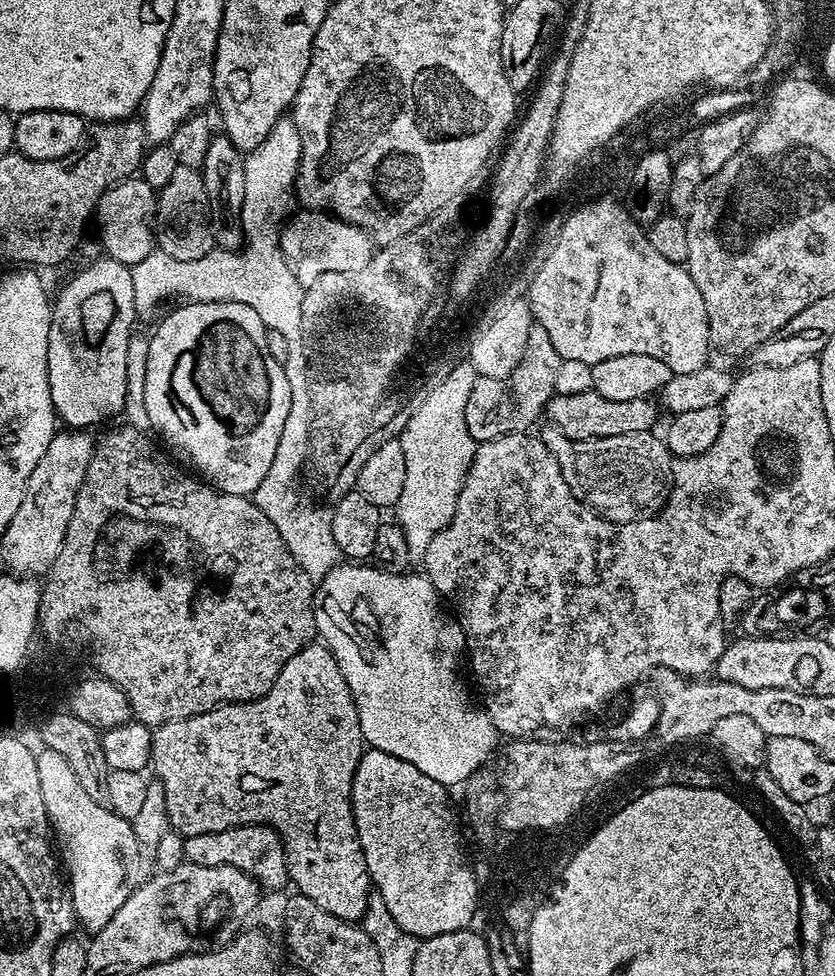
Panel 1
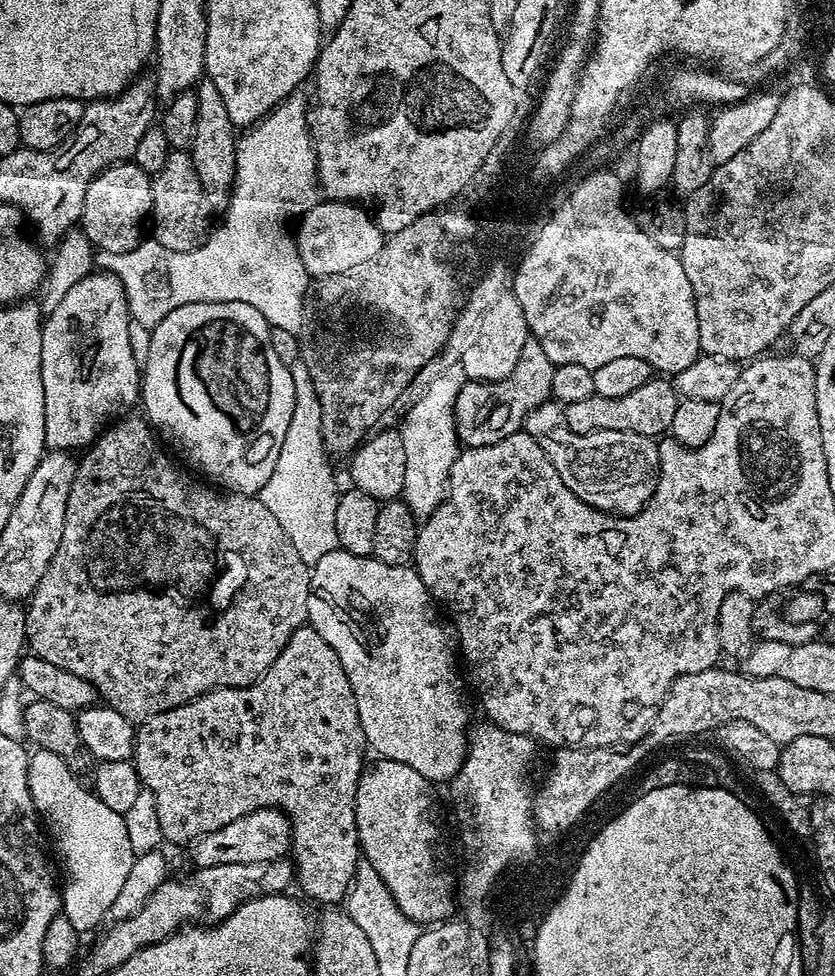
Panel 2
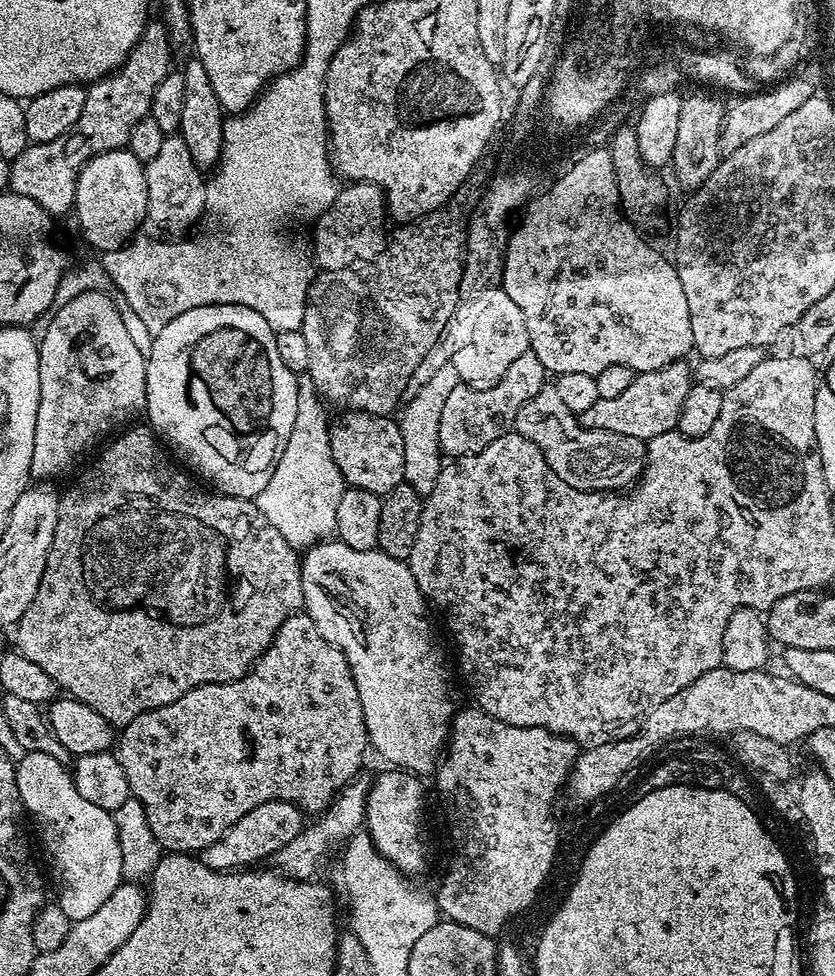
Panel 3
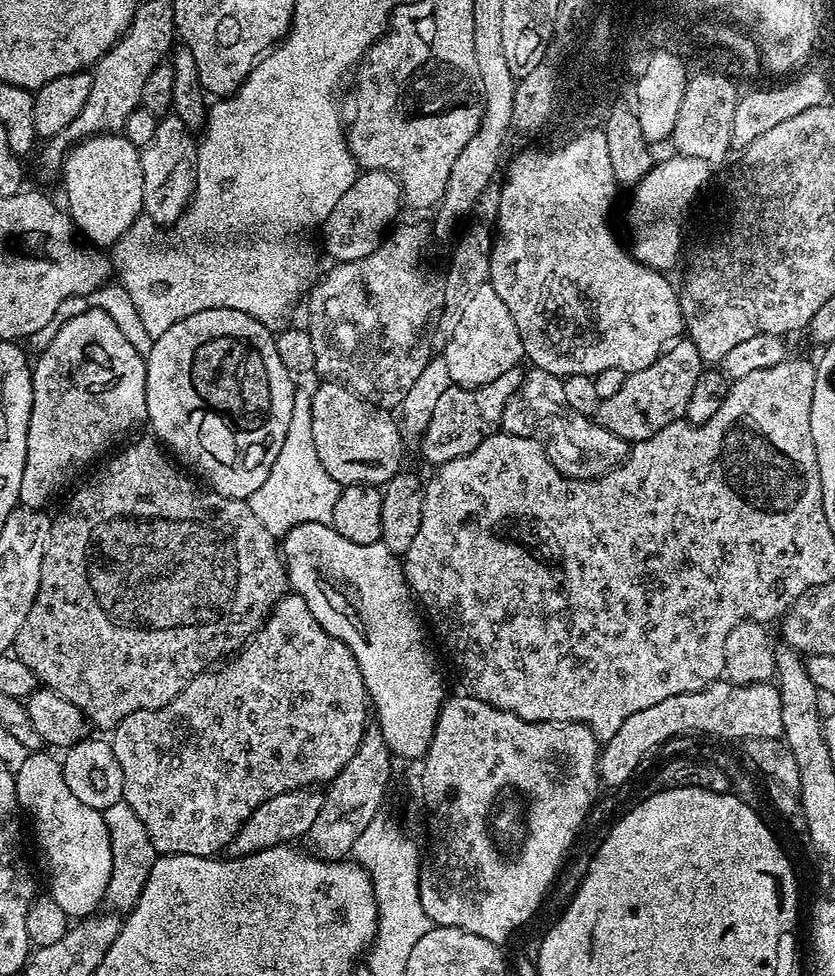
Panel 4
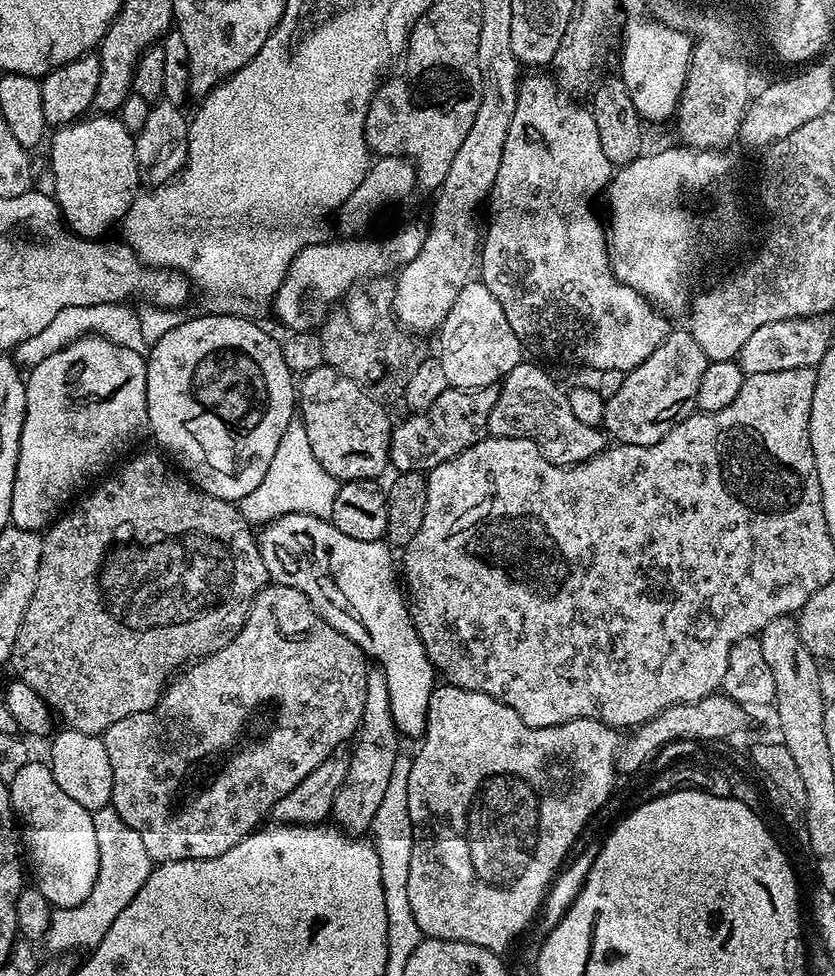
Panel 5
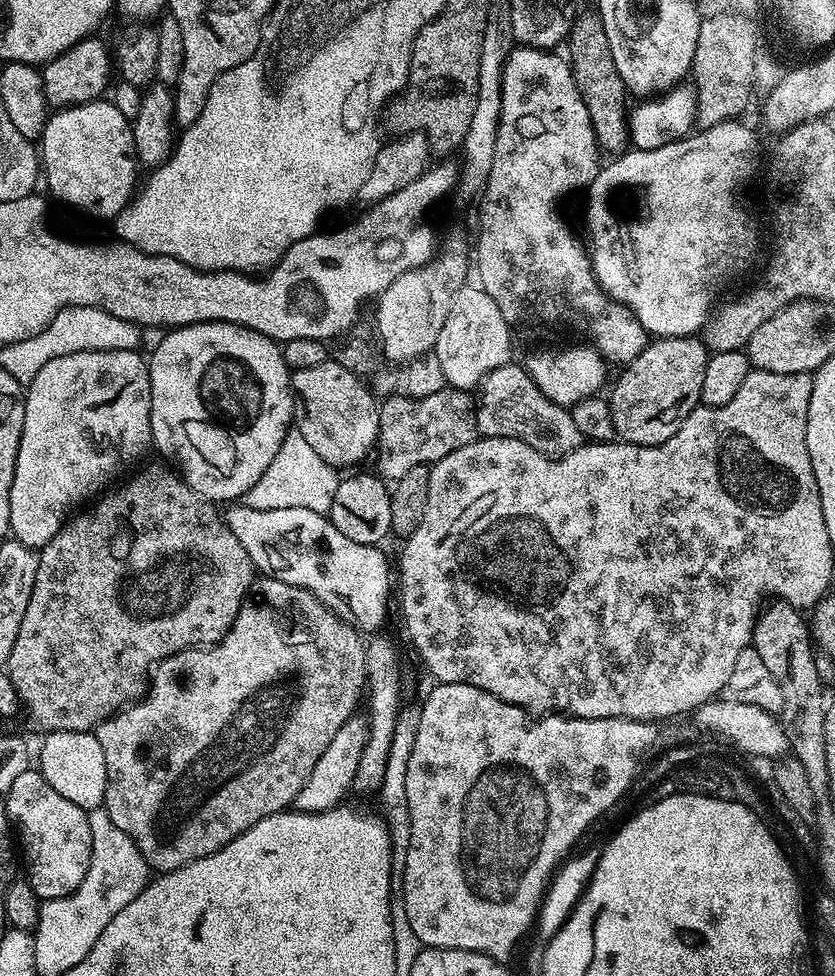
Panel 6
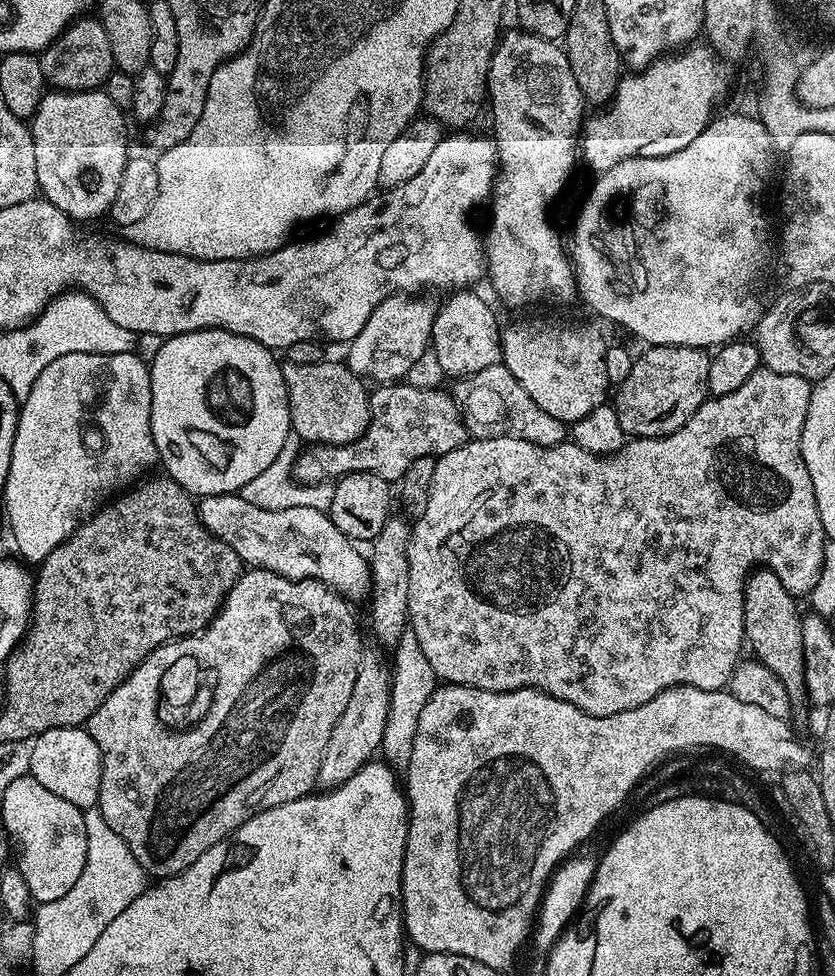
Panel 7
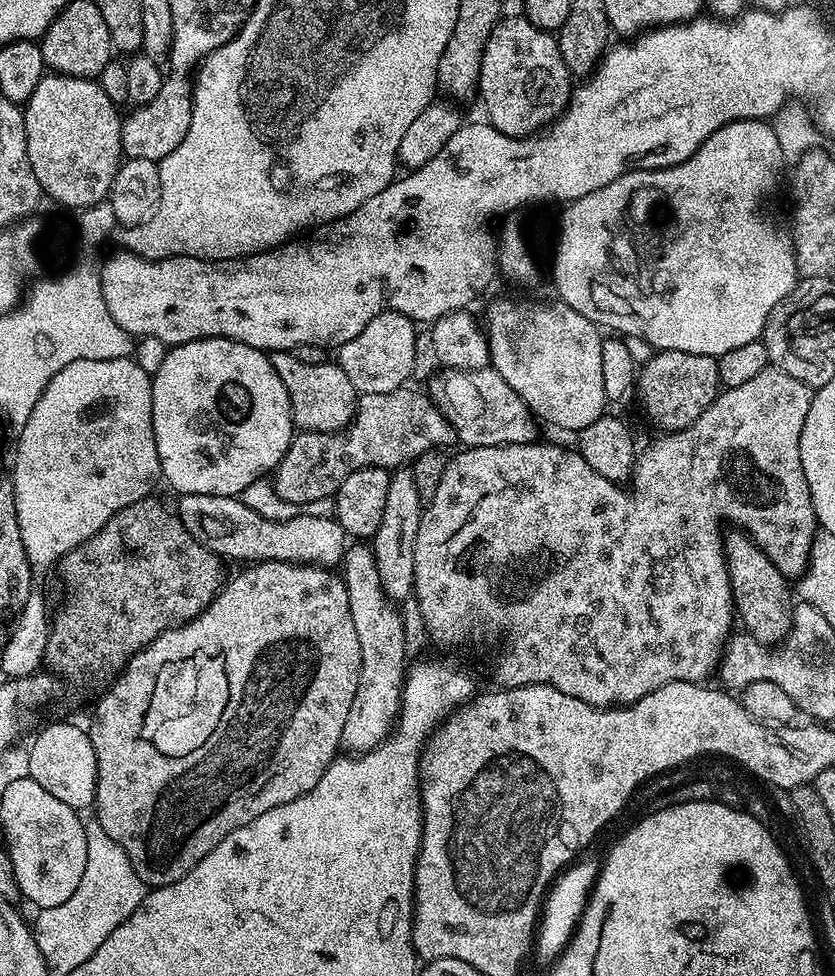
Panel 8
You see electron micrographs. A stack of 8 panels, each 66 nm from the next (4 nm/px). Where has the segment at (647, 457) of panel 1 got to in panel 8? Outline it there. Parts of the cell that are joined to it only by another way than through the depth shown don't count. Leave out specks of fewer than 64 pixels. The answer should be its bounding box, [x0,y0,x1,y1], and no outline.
[426,367,538,448]

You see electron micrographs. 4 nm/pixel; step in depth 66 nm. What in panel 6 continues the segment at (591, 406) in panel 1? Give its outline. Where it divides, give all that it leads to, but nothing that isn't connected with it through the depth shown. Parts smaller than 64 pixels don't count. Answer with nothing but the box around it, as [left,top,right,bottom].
[607,336,710,446]

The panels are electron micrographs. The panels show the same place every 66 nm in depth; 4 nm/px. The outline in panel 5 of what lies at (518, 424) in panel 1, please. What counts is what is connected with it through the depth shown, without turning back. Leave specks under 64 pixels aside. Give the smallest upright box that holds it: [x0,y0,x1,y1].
[388,388,497,474]

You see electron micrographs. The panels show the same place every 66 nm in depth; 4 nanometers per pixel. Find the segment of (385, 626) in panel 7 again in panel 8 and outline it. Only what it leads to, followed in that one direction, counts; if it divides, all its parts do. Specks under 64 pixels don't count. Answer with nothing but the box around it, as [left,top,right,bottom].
[370,467,422,602]

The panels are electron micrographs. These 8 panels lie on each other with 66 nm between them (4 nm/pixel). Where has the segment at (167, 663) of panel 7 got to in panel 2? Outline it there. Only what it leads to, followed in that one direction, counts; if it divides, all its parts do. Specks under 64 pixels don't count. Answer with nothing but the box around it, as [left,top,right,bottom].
[131,626,366,904]

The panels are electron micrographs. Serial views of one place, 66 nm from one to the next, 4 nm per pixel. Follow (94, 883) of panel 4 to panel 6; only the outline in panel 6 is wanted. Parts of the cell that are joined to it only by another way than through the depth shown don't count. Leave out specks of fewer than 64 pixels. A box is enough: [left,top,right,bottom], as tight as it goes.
[2,770,90,901]

